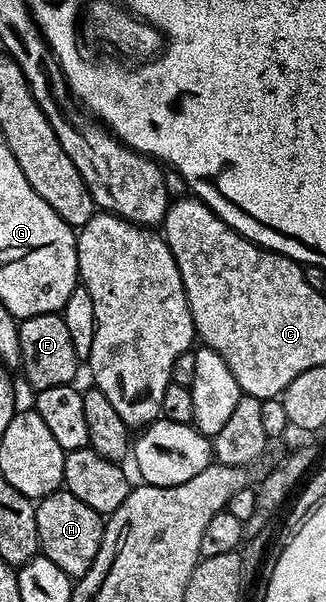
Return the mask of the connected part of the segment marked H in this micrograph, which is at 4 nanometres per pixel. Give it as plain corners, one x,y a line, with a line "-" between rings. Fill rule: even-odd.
58,490
49,496
42,496
36,501
37,537
41,543
40,555
51,558
63,574
70,578
79,578
91,570
91,562
95,562
95,554
99,554
99,546
103,542
105,520
102,513
91,510
87,502
79,502
75,494
67,490

